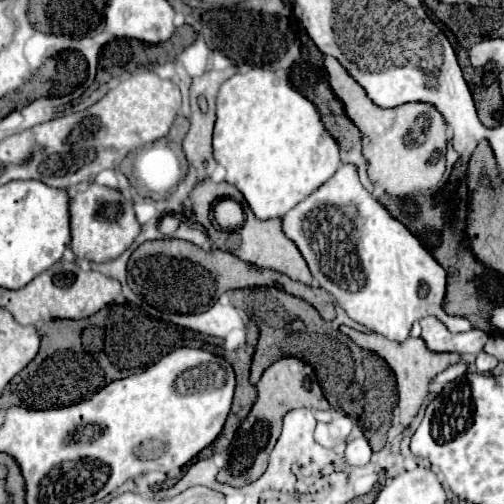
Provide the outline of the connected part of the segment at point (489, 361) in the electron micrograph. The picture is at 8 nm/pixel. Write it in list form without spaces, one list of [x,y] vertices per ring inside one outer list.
[[[481,351],[479,355],[477,355],[477,371],[481,371],[481,373],[489,373],[489,371],[493,371],[495,369],[495,365],[497,365],[497,359],[495,357],[491,357],[491,355],[487,355],[485,351]]]

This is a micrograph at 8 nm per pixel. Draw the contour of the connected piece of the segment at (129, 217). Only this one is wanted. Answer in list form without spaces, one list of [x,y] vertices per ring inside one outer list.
[[[91,183],[85,191],[79,191],[69,201],[71,213],[71,251],[77,257],[105,263],[117,259],[139,235],[141,223],[135,217],[131,199],[125,199],[119,189]]]

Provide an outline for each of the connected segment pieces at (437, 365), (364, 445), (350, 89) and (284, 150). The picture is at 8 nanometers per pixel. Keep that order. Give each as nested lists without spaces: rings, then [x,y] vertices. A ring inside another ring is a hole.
[[[341,325],[339,329],[341,329],[345,335],[349,335],[359,347],[369,349],[369,351],[381,355],[381,357],[387,361],[387,365],[393,369],[395,379],[397,379],[397,393],[399,393],[399,403],[397,403],[397,405],[399,405],[399,409],[401,409],[399,419],[401,419],[401,425],[405,425],[405,427],[415,419],[415,415],[417,415],[423,399],[427,397],[427,385],[429,385],[429,381],[431,381],[437,373],[441,373],[443,369],[459,363],[459,353],[435,353],[435,351],[431,351],[431,349],[423,343],[421,337],[417,337],[417,339],[415,339],[415,337],[409,337],[407,341],[397,343],[397,341],[385,339],[385,337],[379,335],[379,333],[361,333],[361,331],[355,331],[355,329],[345,327],[345,325]]]
[[[359,437],[359,439],[351,441],[351,443],[347,443],[345,457],[347,457],[347,461],[349,461],[351,465],[365,465],[365,463],[369,463],[371,453],[373,453],[373,451],[371,451],[367,439],[365,439],[365,437]]]
[[[325,57],[325,69],[329,73],[331,89],[345,103],[347,117],[363,135],[363,155],[369,161],[369,179],[391,195],[411,195],[437,185],[445,173],[445,151],[449,143],[443,115],[439,115],[431,103],[405,103],[391,109],[375,107],[375,103],[367,99],[363,87],[347,75],[347,69],[335,57]]]
[[[267,67],[235,73],[221,85],[213,155],[227,169],[225,181],[243,193],[259,219],[283,217],[321,187],[341,165],[339,145],[323,127],[317,105]]]

